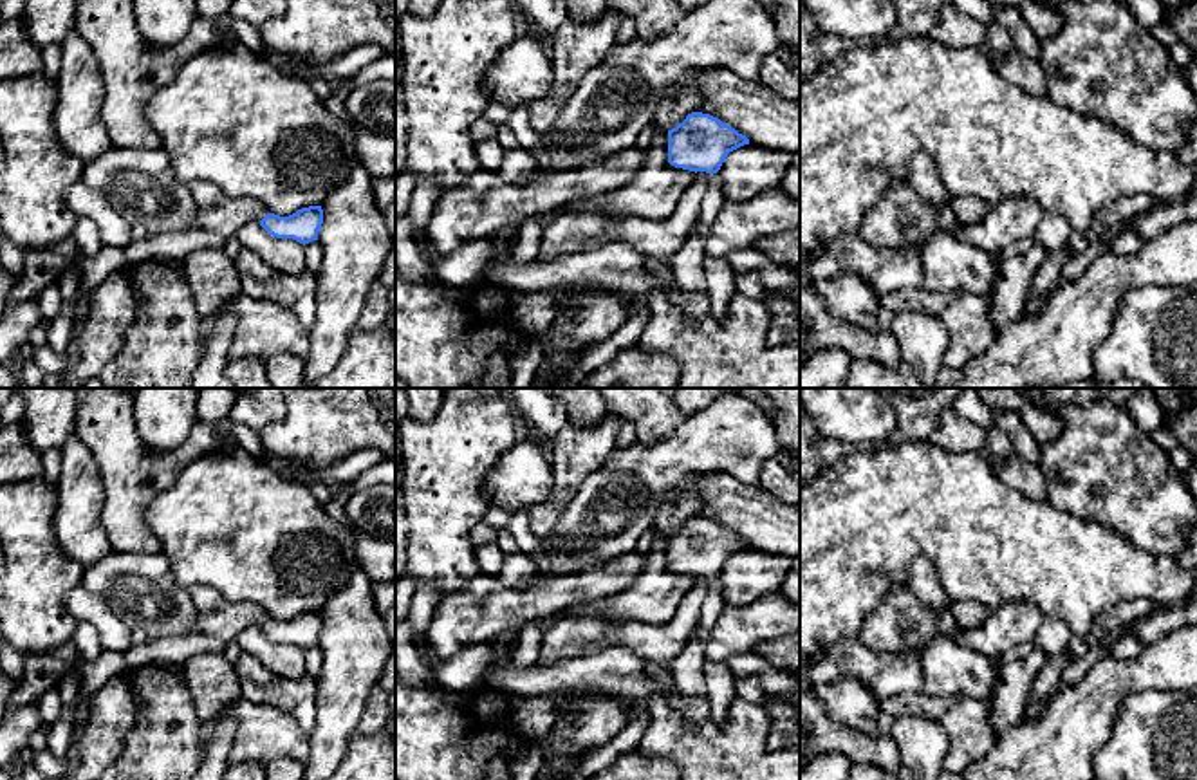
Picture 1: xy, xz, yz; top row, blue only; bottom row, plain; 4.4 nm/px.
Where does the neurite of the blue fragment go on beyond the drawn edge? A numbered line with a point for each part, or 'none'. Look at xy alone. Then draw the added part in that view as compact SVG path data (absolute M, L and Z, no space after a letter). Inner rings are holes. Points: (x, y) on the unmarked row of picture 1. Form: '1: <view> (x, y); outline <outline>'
1: xy (217, 616); outline M199 587L193 592L197 603L197 632L226 643L235 641L247 627L262 625L269 618L258 605L229 601L209 587Z

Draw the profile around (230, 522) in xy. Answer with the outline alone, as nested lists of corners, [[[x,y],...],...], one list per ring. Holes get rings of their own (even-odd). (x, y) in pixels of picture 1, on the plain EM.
[[[242,448],[215,451],[184,466],[170,488],[159,493],[144,513],[148,529],[159,538],[172,563],[173,580],[190,590],[209,587],[229,601],[253,603],[269,618],[289,621],[302,612],[321,610],[359,569],[356,527],[332,520],[311,489],[289,480]]]

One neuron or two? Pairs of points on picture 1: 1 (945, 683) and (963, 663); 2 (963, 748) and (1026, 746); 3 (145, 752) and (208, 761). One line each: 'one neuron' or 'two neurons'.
1: one neuron
2: two neurons
3: two neurons

